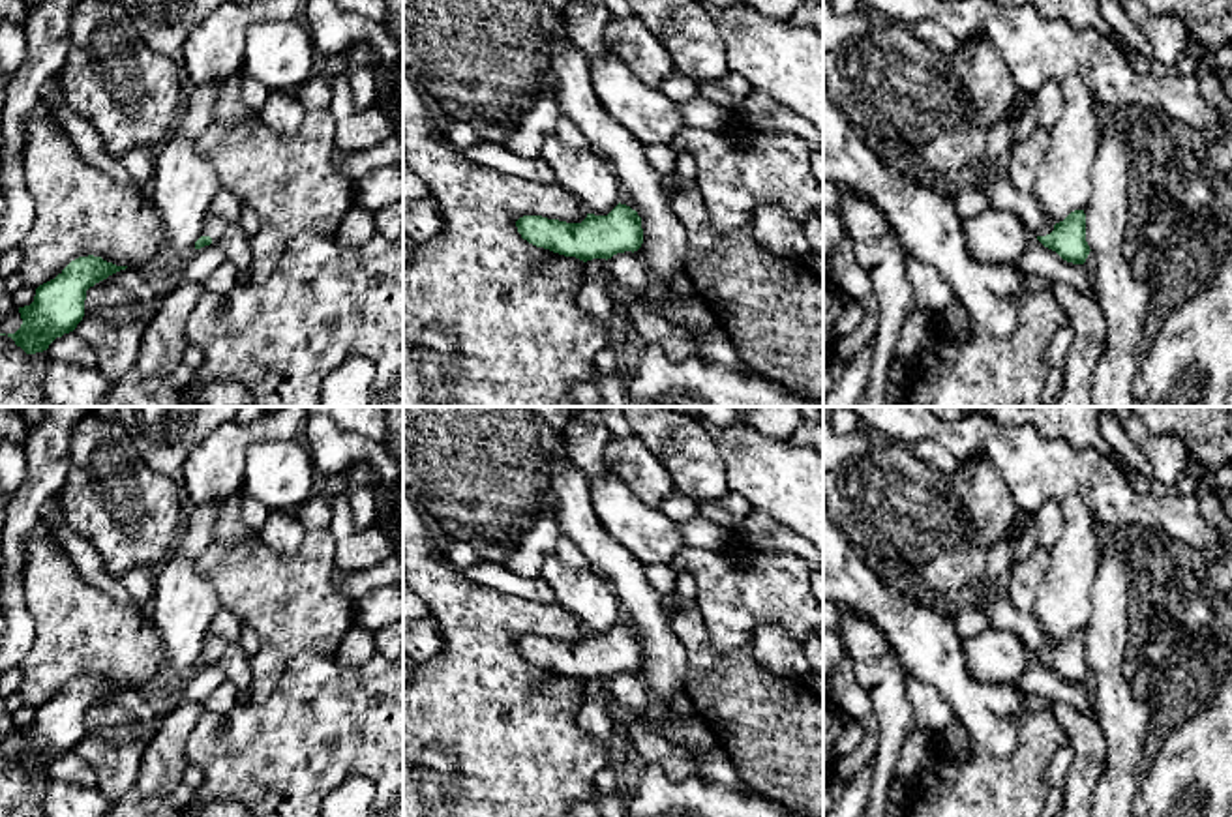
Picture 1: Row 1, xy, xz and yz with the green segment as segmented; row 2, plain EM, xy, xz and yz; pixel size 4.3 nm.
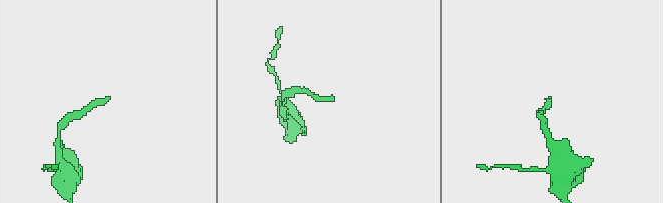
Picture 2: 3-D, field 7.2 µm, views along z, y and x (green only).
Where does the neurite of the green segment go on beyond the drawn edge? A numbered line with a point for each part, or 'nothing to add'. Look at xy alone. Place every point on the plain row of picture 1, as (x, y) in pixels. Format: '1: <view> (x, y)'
1: xy (225, 628)

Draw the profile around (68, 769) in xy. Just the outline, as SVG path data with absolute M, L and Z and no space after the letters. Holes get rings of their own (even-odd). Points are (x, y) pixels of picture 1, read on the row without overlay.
M75 750L64 753L62 757L56 757L49 765L47 776L51 778L51 781L98 787L98 776L94 768L83 757L79 757Z

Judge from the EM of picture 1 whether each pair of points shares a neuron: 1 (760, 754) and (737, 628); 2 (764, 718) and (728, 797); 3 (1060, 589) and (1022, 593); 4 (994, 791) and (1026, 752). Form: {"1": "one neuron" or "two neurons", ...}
{"1": "two neurons", "2": "two neurons", "3": "two neurons", "4": "one neuron"}

